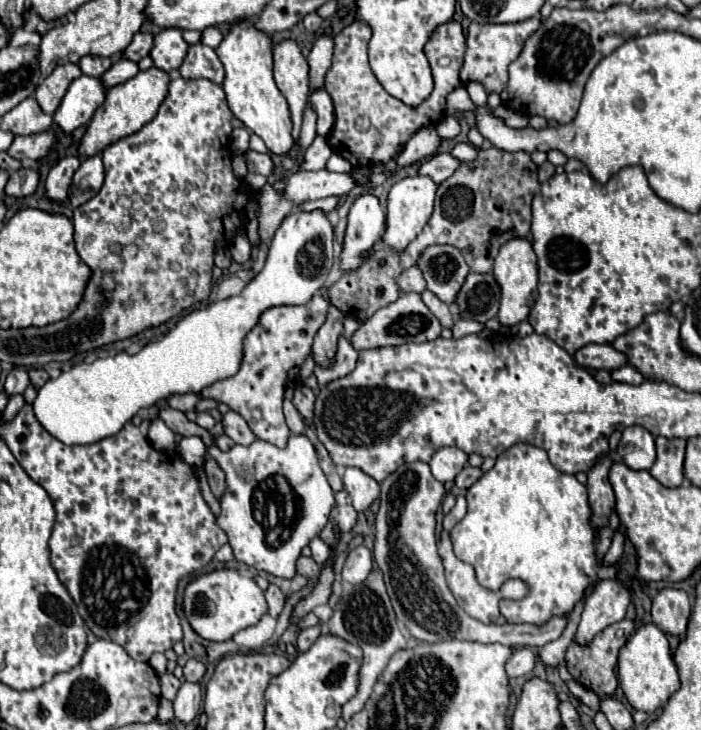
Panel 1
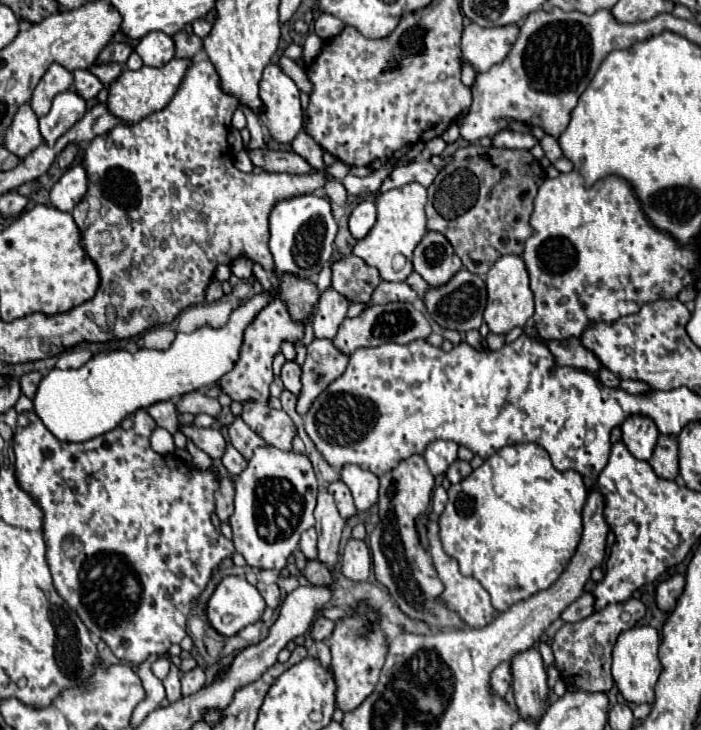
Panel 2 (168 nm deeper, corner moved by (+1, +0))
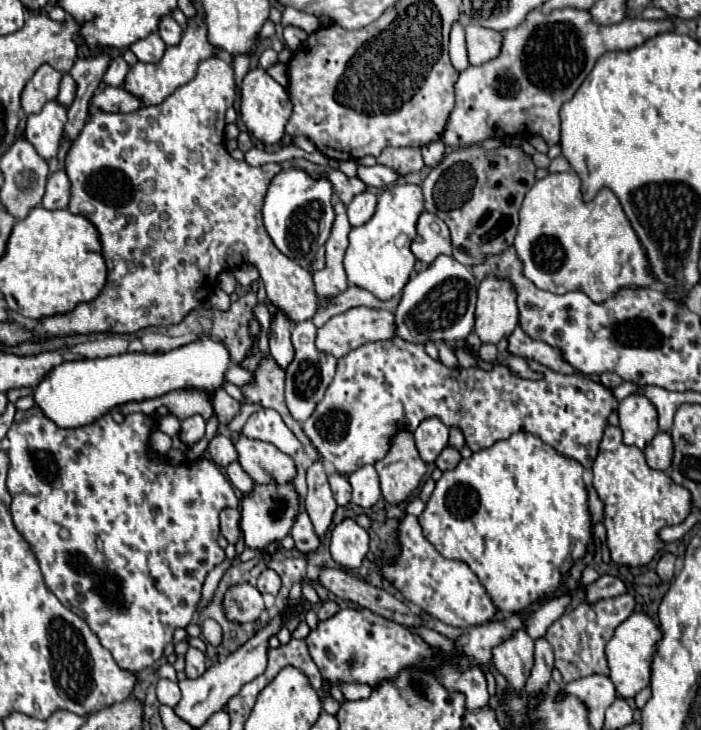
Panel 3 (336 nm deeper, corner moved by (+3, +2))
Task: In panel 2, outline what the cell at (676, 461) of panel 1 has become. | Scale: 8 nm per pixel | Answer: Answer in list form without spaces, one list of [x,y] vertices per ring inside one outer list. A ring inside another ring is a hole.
[[[659,435],[657,447],[653,451],[653,457],[649,459],[649,465],[653,467],[657,477],[661,477],[661,479],[677,479],[677,475],[679,475],[679,467],[677,467],[677,437]]]

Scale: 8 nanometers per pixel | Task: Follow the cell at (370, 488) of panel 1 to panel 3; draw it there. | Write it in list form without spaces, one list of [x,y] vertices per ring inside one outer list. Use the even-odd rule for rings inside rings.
[[[363,465],[355,473],[351,473],[349,483],[353,487],[353,503],[357,503],[359,507],[367,509],[379,501],[381,497],[379,475],[373,465]]]

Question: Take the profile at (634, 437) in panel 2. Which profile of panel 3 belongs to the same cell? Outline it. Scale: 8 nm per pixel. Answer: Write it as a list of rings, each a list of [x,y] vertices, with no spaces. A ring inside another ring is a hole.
[[[629,395],[619,403],[619,425],[623,441],[645,449],[645,445],[657,435],[657,409],[645,395]]]

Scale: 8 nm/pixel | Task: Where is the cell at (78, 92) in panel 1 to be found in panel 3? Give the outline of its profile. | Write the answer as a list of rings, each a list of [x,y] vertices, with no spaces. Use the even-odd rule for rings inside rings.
[[[49,101],[41,113],[29,115],[25,125],[25,139],[35,147],[43,159],[57,155],[63,127],[67,123],[67,109],[57,101]]]

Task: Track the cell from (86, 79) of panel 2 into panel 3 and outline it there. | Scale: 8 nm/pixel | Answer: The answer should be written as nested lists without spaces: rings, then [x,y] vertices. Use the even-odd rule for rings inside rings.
[[[65,73],[63,75],[63,79],[61,79],[61,87],[59,87],[59,95],[57,95],[57,103],[61,103],[63,107],[69,107],[71,105],[71,101],[75,99],[75,81],[73,81],[73,77],[69,75],[69,73]]]

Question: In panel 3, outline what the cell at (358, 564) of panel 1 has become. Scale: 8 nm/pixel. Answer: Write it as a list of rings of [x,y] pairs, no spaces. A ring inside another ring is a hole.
[[[343,519],[331,531],[329,551],[343,569],[357,569],[369,551],[369,535],[353,519]]]

